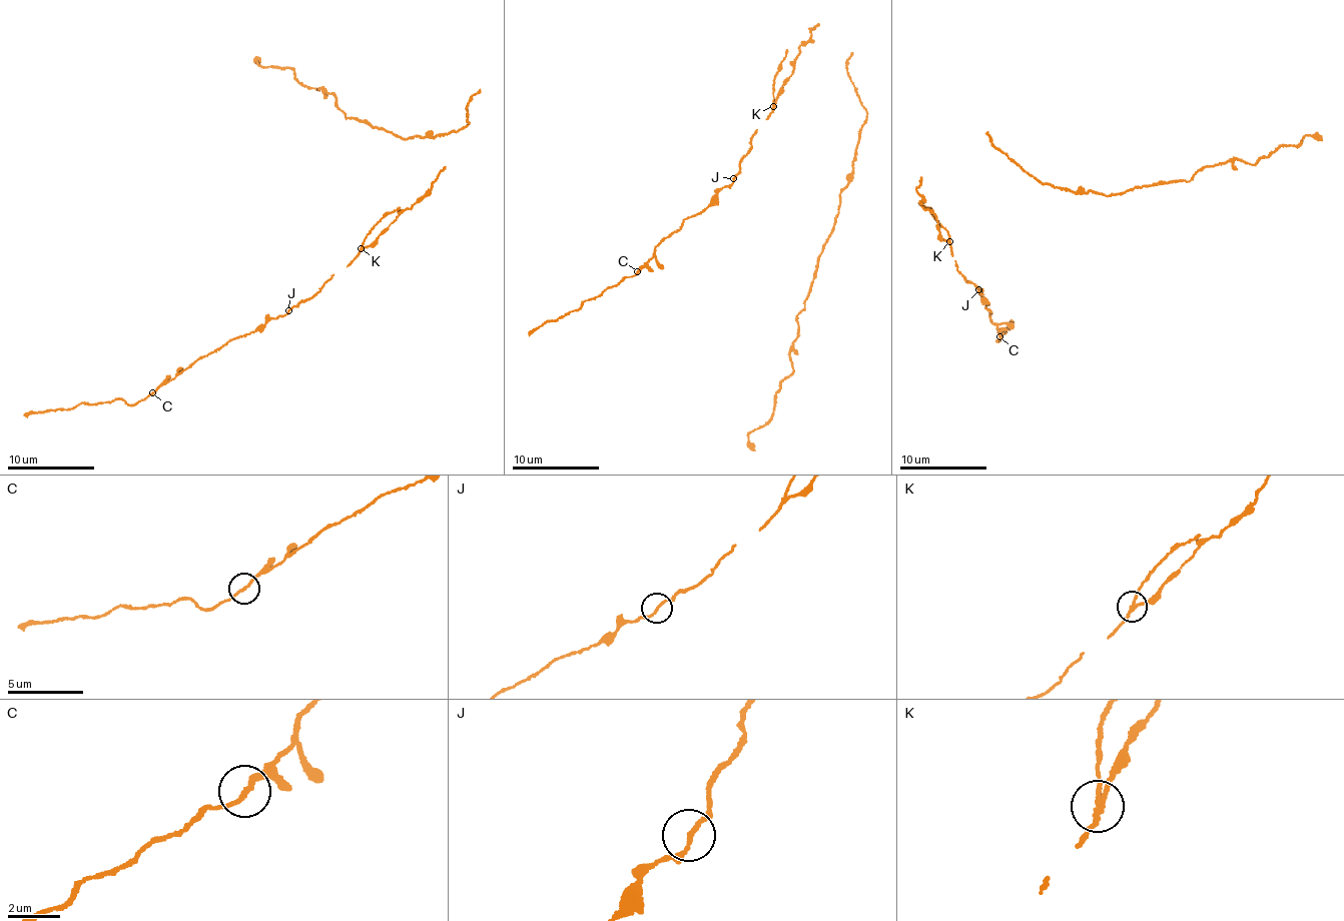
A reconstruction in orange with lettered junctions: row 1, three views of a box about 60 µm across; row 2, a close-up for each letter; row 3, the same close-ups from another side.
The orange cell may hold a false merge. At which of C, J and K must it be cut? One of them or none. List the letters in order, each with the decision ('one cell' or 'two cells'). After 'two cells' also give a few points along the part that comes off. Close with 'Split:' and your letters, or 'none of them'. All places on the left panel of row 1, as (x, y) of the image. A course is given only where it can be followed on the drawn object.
C: one cell
J: one cell
K: two cells; course (362, 247), (375, 223), (399, 208)
Split: K

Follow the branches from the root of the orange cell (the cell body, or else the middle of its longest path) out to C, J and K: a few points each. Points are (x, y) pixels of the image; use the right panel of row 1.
C: (920, 186), (919, 202), (936, 217), (956, 270), (989, 303), (984, 306), (998, 335)
J: (920, 186), (917, 189), (922, 195), (919, 202), (936, 217), (939, 235), (950, 244), (956, 270), (978, 289)
K: (920, 186), (917, 189), (922, 195), (919, 202), (936, 217), (939, 235), (948, 241)

